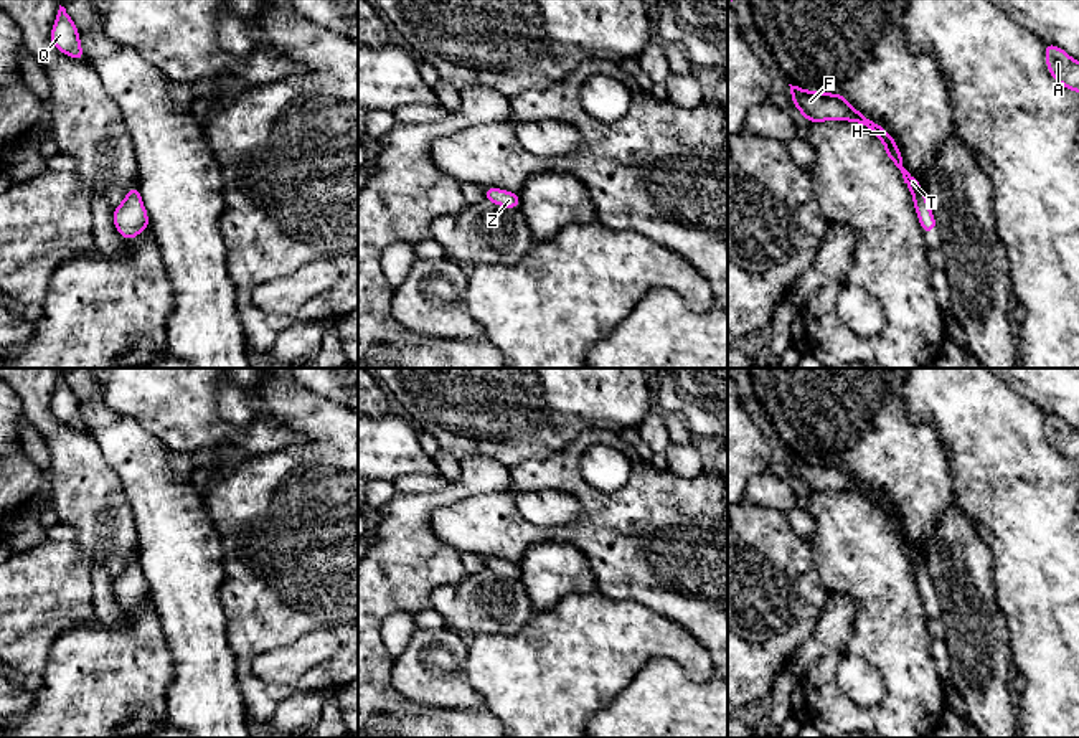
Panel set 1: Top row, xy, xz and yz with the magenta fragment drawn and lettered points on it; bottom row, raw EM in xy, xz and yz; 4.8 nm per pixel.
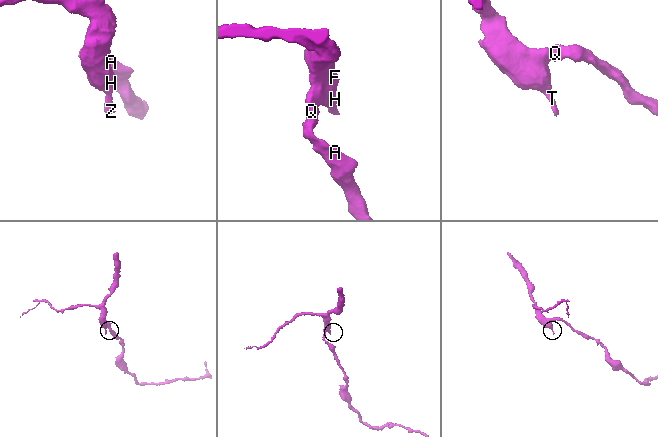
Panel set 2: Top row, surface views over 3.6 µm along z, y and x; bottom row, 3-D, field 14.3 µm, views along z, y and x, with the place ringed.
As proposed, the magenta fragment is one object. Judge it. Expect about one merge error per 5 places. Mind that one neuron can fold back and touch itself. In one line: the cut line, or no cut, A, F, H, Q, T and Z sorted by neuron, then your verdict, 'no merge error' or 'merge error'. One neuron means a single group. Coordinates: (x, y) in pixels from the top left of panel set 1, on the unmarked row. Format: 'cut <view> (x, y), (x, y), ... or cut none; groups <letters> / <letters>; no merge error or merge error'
cut none; groups A F H Q T Z; no merge error

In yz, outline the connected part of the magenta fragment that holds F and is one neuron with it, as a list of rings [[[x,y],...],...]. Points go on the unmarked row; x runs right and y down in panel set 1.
[[[789,456],[794,475],[810,494],[850,490],[866,495],[883,512],[888,528],[901,540],[904,553],[911,560],[922,604],[937,599],[937,591],[931,581],[927,565],[922,561],[919,550],[902,537],[901,520],[886,499],[856,480],[840,462],[825,464],[823,461],[805,461],[799,456]]]

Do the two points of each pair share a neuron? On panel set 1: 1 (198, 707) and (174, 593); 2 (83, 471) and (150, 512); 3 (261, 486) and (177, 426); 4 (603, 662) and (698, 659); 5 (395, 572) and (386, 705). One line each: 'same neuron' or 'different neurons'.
1: same neuron
2: different neurons
3: different neurons
4: same neuron
5: same neuron

